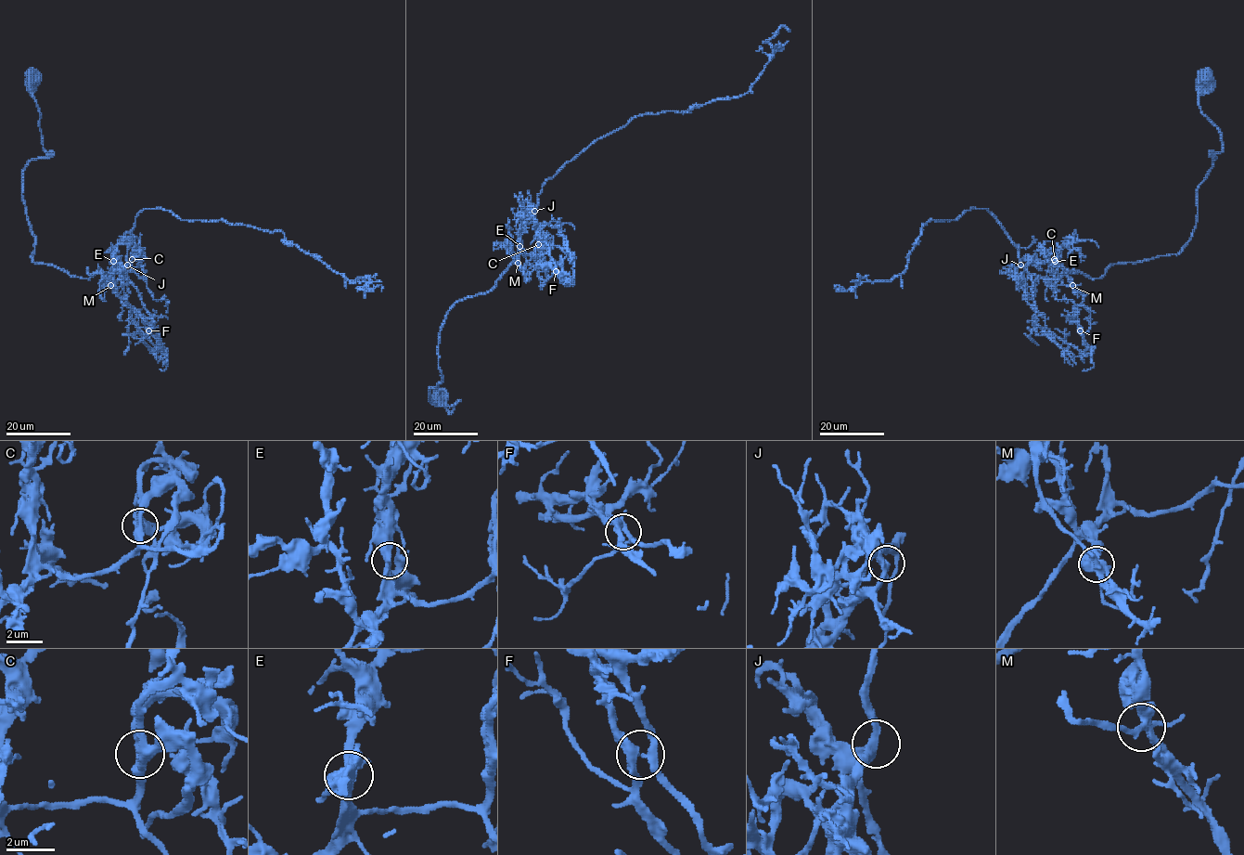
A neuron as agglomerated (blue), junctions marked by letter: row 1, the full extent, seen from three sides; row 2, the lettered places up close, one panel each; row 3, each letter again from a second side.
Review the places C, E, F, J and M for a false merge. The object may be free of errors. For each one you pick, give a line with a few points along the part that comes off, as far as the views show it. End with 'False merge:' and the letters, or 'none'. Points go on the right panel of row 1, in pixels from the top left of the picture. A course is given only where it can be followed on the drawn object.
False merge: none

